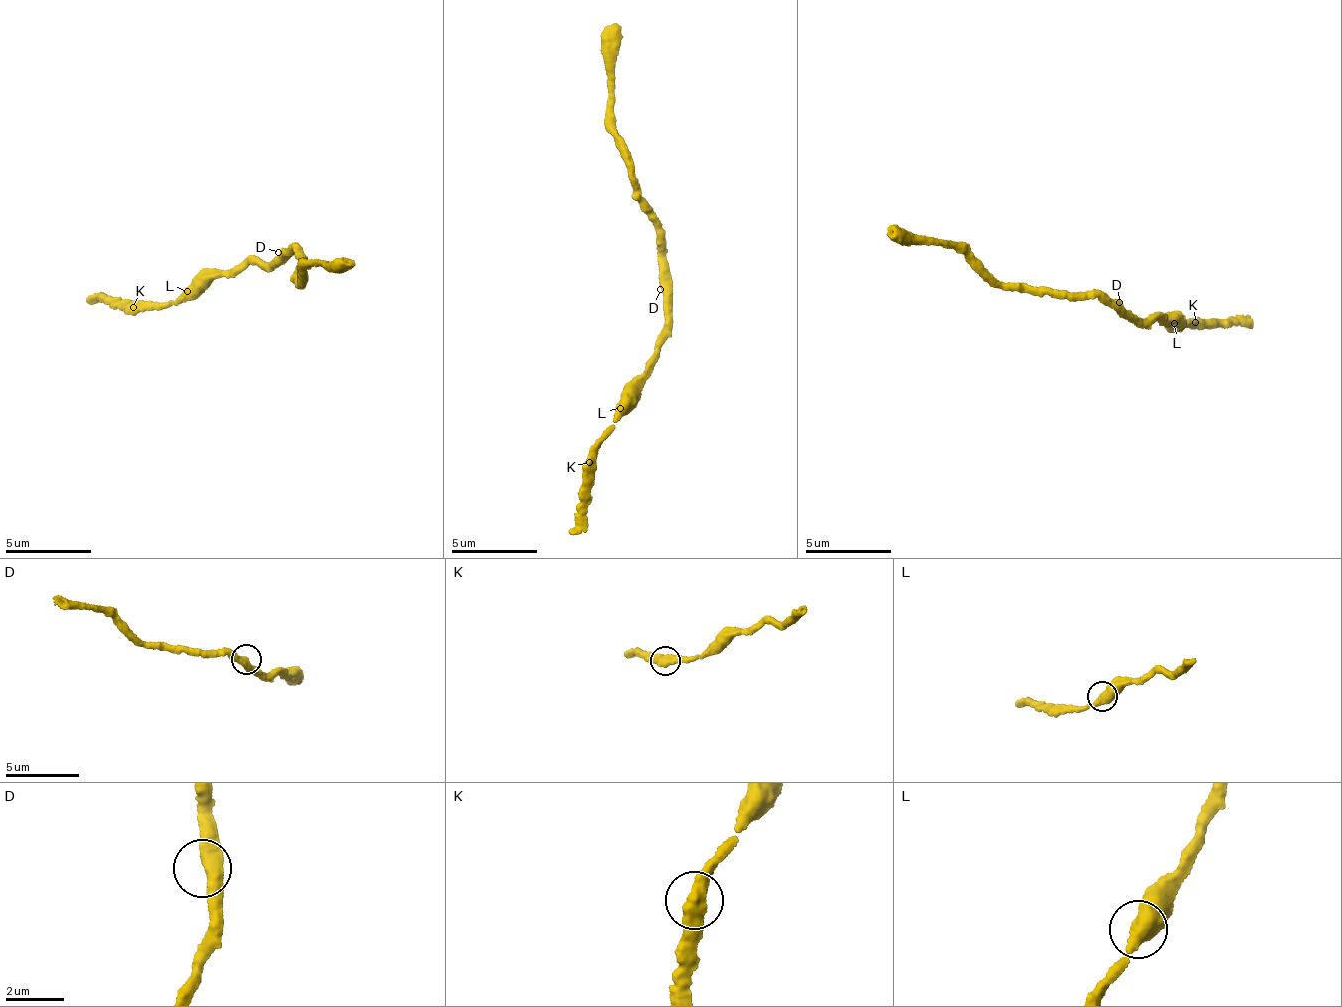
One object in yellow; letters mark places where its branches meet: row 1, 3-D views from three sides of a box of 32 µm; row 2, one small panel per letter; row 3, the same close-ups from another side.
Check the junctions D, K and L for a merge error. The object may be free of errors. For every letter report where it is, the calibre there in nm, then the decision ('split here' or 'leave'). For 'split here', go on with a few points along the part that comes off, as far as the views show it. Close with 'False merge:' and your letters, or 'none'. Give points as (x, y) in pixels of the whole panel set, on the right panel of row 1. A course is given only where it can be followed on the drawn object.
D: place (1119, 302); calibre 480 nm; leave
K: place (1195, 322); calibre 550 nm; leave
L: place (1174, 323); calibre 550 nm; leave
False merge: none

